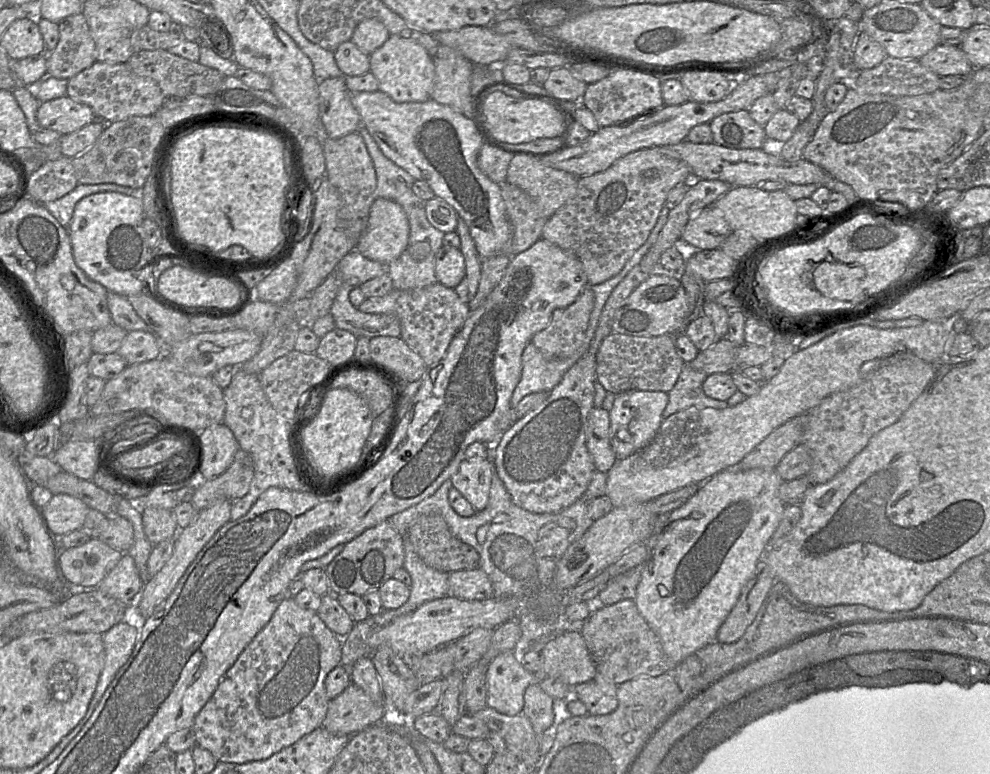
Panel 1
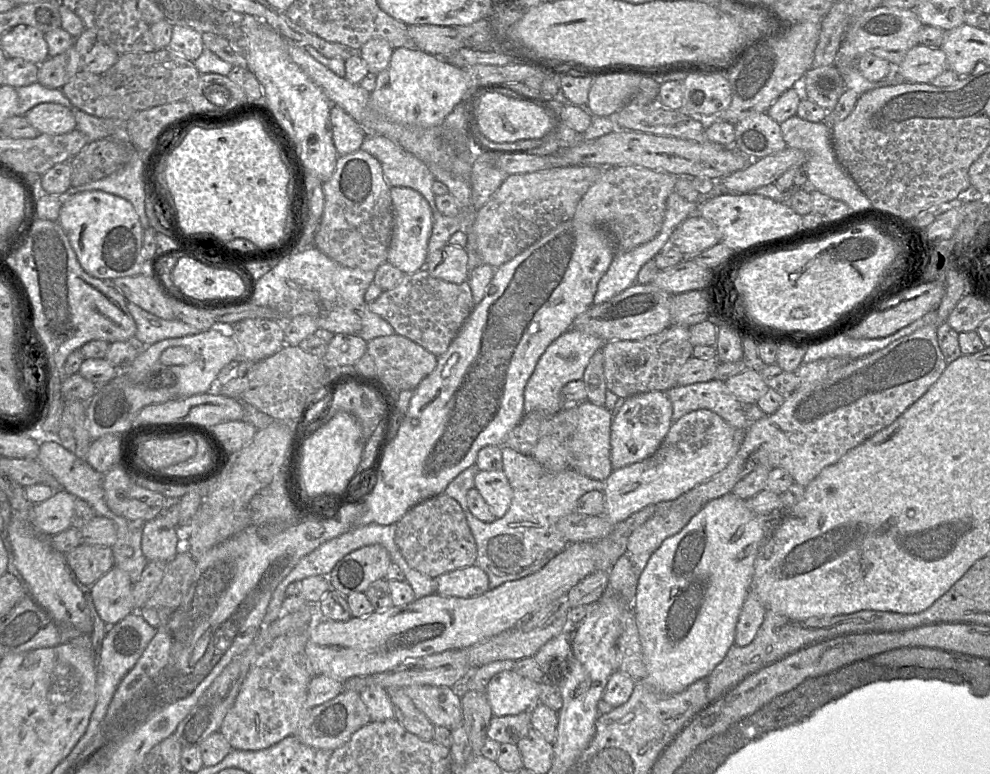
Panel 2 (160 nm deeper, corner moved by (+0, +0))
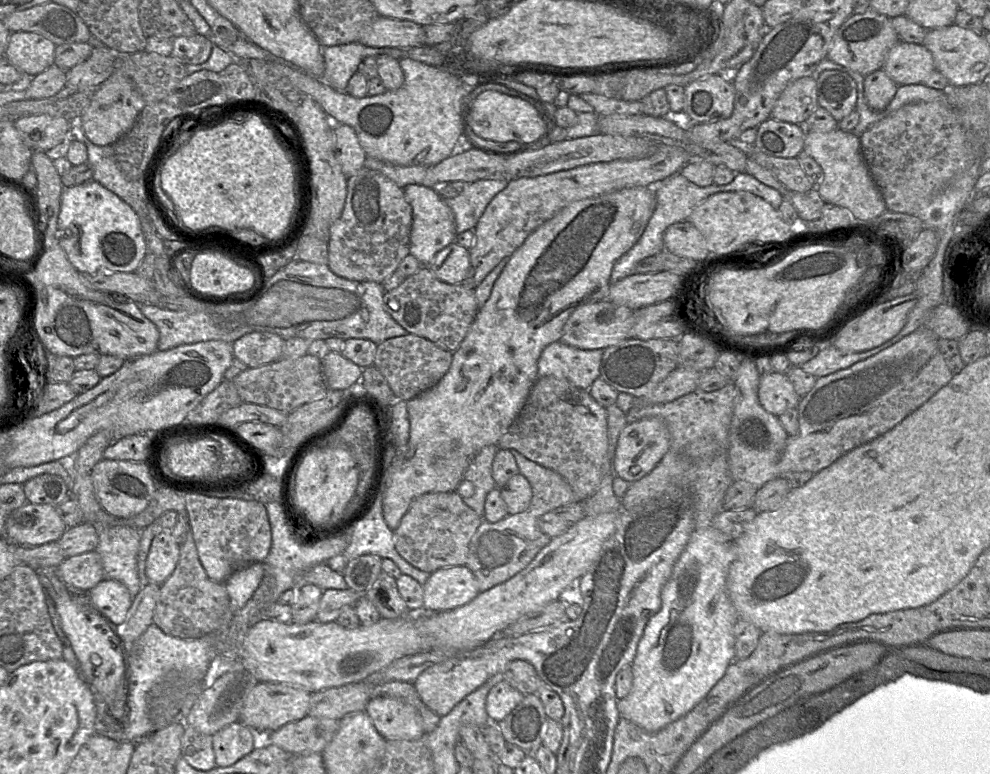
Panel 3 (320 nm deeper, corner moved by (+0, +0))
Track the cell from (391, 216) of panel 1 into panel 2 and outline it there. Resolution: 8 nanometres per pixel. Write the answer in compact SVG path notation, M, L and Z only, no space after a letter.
M406 187L391 188L393 232L387 262L404 274L413 274L426 265L428 242L433 228L433 215L428 201L416 190Z

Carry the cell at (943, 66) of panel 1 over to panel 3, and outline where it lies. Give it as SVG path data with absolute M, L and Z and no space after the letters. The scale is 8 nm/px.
M898 42L882 68L897 85L922 84L935 70L931 52L922 44Z

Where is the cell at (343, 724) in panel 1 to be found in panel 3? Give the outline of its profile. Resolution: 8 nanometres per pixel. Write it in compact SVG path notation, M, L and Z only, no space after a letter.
M306 717L269 733L269 743L292 755L322 753L338 731L340 719Z

